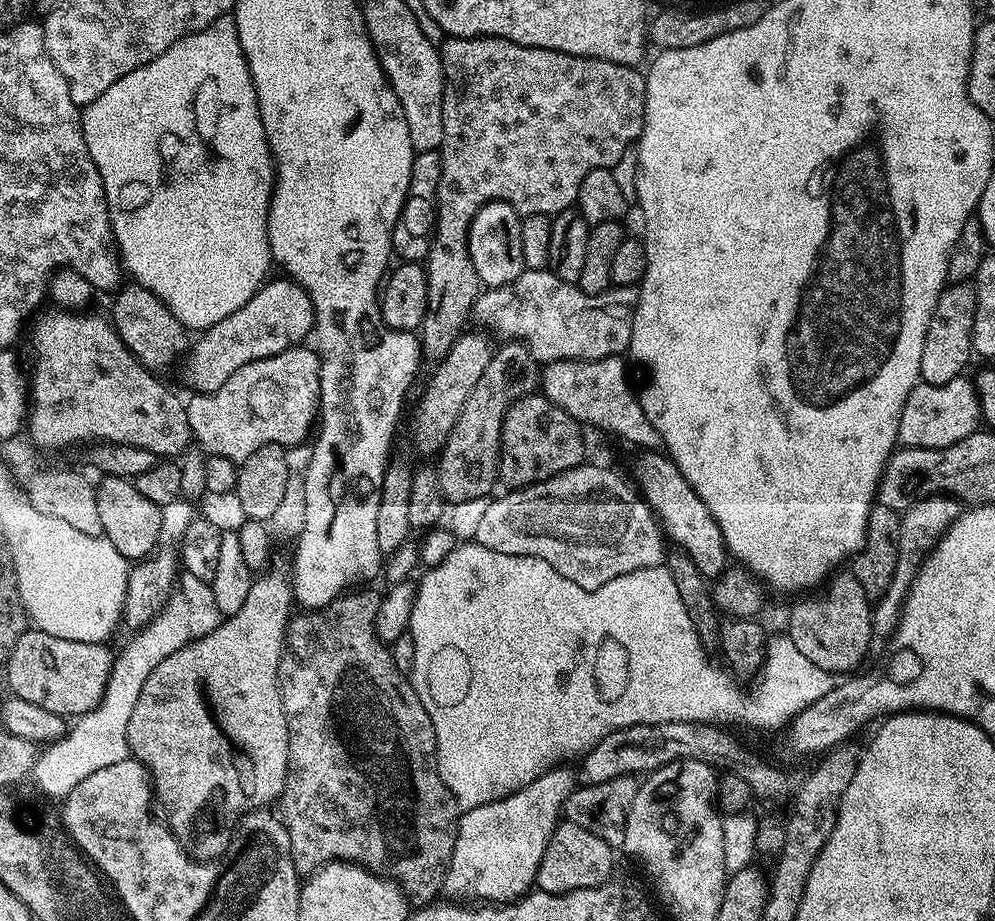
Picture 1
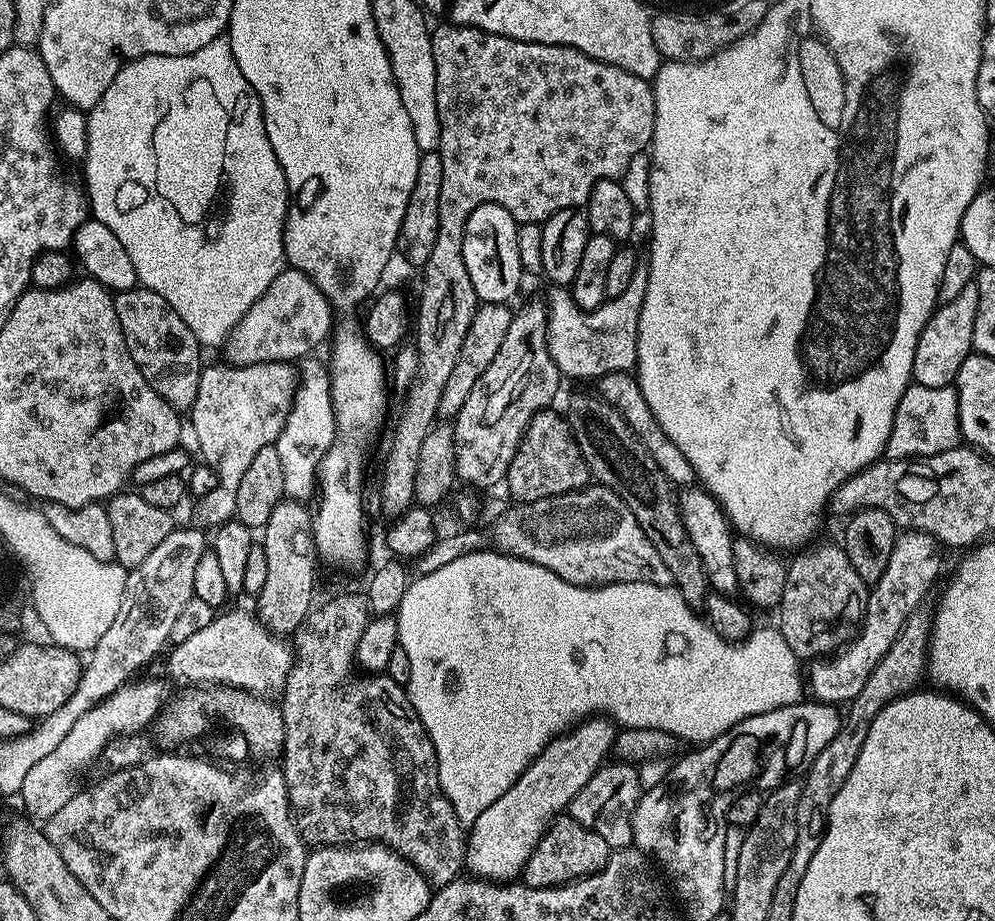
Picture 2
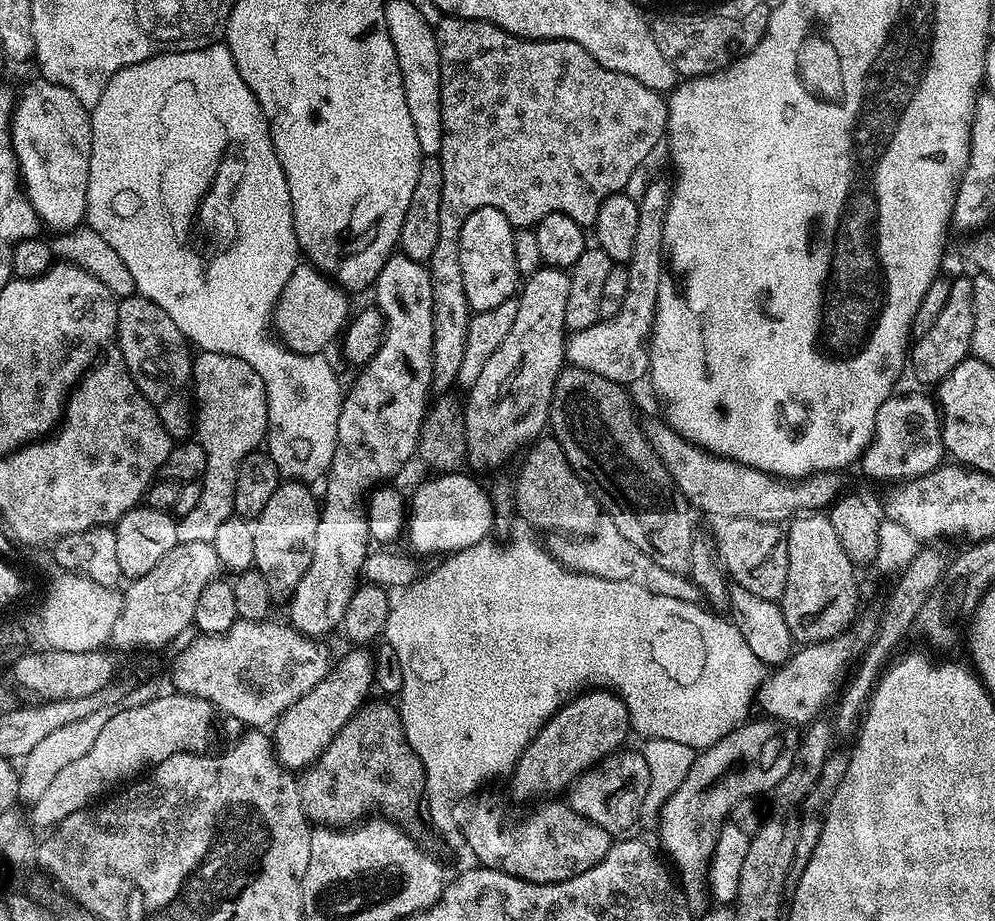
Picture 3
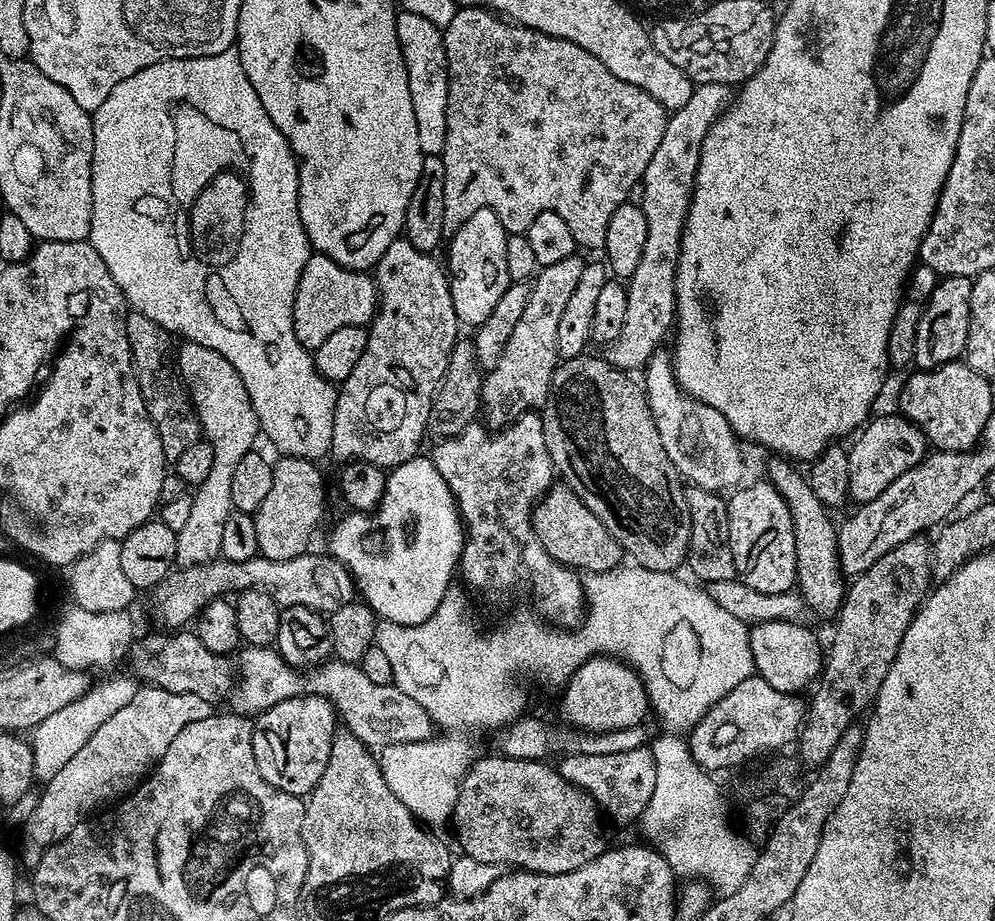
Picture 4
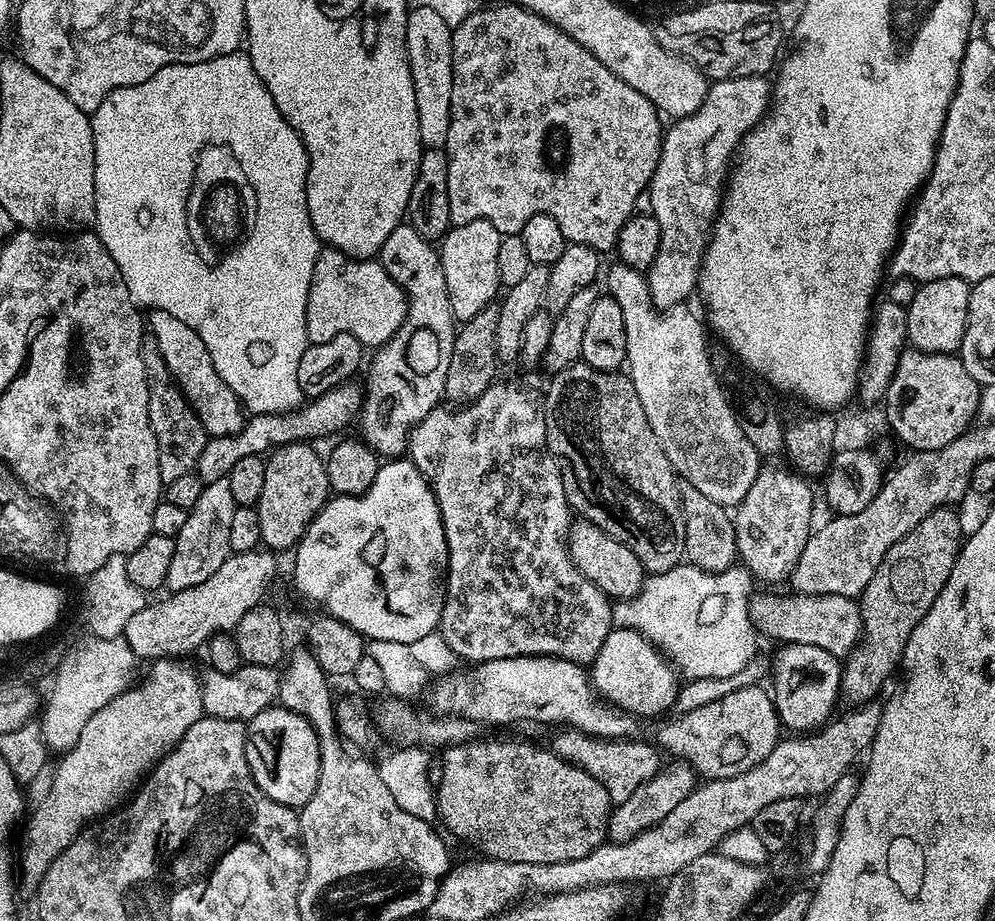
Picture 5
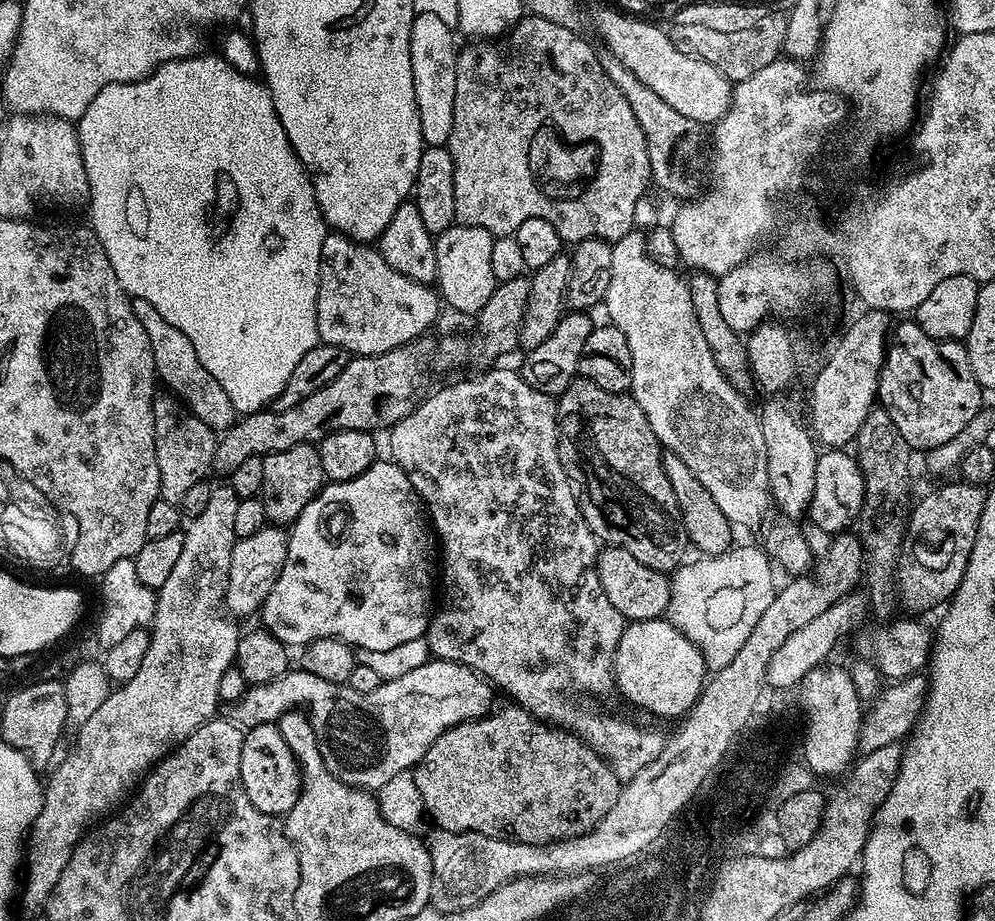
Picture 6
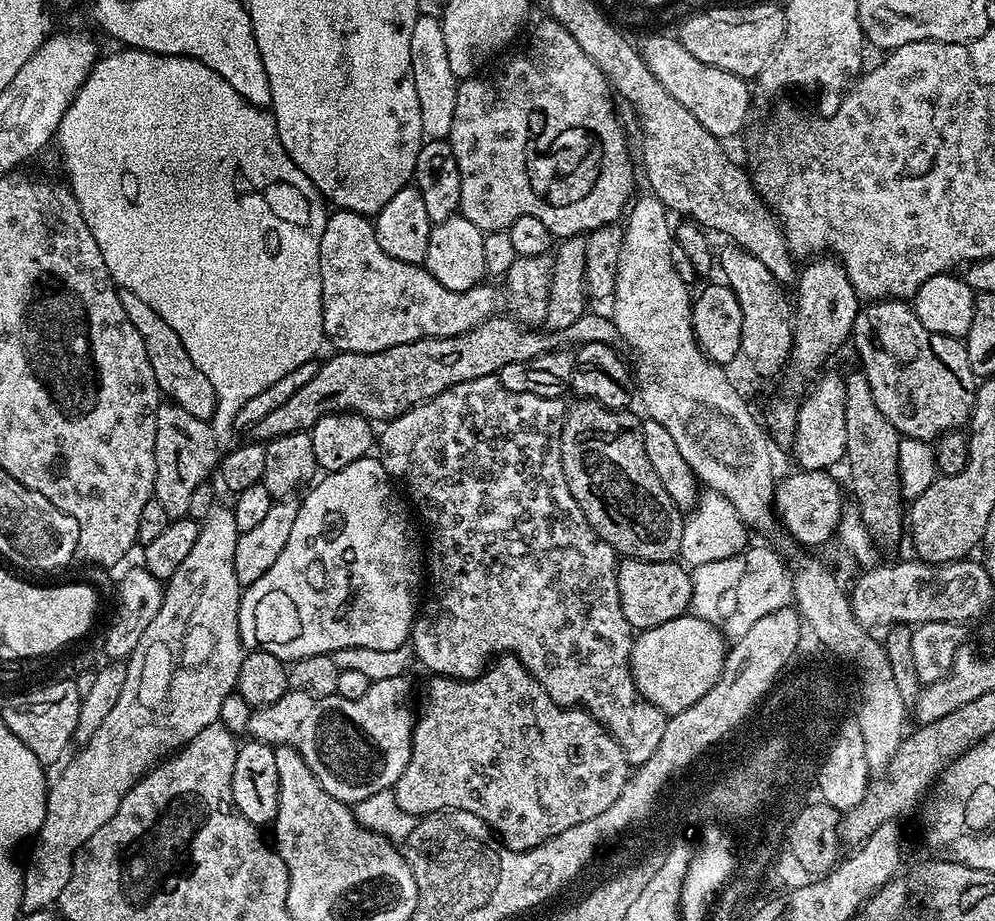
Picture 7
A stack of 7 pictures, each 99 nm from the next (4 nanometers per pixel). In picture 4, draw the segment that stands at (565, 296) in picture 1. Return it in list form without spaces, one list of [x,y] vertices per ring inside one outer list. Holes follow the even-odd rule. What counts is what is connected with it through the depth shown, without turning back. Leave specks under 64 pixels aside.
[[[695,85],[690,94],[690,102],[669,115],[666,134],[662,134],[662,142],[658,142],[658,150],[654,150],[650,166],[646,166],[646,174],[638,192],[638,203],[646,214],[646,246],[642,249],[638,270],[634,270],[627,285],[628,309],[622,334],[618,334],[616,341],[606,348],[606,358],[616,368],[643,369],[649,358],[663,345],[660,343],[663,342],[664,335],[673,331],[676,317],[676,263],[692,191],[696,185],[700,147],[710,126],[727,109],[729,103],[729,85]]]

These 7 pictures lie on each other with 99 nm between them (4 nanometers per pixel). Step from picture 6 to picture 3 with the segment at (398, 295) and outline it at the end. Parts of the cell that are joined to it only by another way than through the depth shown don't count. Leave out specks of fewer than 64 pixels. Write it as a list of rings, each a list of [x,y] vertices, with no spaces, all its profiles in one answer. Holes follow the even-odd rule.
[[[307,262],[297,264],[294,274],[286,282],[282,294],[272,314],[274,331],[280,343],[291,352],[314,356],[325,351],[324,347],[332,339],[343,333],[349,319],[349,293],[334,280],[329,280],[323,272]]]

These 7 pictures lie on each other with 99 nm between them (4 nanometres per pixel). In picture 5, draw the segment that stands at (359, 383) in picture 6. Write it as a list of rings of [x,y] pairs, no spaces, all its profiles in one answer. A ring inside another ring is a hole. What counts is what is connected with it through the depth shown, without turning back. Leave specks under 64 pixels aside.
[[[349,382],[340,384],[323,392],[321,396],[313,396],[300,405],[295,412],[261,412],[245,419],[242,430],[238,434],[225,436],[209,436],[206,446],[202,446],[202,454],[196,463],[196,475],[202,478],[204,484],[213,484],[219,480],[226,480],[230,470],[241,458],[264,456],[274,448],[281,448],[287,444],[303,444],[317,442],[323,436],[335,437],[348,423],[355,421],[360,415],[360,403],[364,401],[364,394],[359,383]]]

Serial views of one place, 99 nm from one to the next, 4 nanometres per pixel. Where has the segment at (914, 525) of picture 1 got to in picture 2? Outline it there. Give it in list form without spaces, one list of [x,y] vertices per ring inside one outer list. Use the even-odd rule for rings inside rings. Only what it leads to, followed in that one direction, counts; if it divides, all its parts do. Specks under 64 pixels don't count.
[[[908,530],[897,535],[896,545],[890,554],[890,562],[886,562],[886,570],[882,573],[882,578],[878,578],[876,584],[871,585],[868,590],[868,601],[864,611],[864,620],[860,623],[860,631],[844,645],[843,648],[831,653],[827,658],[817,658],[811,661],[809,670],[806,672],[806,688],[812,691],[811,699],[821,704],[831,704],[833,706],[847,705],[849,701],[855,699],[858,694],[862,694],[862,686],[866,686],[866,678],[874,674],[874,666],[886,658],[886,650],[894,646],[894,638],[902,634],[902,626],[906,626],[906,618],[914,614],[914,610],[925,603],[928,591],[932,588],[932,583],[940,576],[940,560],[936,557],[938,542],[930,534],[919,530]]]

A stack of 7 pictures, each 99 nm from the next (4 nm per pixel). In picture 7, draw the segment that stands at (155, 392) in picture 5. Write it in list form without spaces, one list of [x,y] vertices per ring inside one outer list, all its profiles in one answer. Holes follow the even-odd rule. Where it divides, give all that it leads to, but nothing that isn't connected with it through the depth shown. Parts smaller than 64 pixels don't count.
[[[161,402],[156,411],[156,477],[154,478],[154,499],[162,504],[169,518],[187,517],[190,510],[190,494],[194,494],[199,484],[205,483],[208,476],[217,471],[218,434],[211,423],[194,418],[182,406],[171,402]]]

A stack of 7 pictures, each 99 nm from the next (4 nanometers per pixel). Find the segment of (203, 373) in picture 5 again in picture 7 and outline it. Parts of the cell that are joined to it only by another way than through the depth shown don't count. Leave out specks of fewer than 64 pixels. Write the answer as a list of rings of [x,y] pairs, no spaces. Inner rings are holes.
[[[120,288],[119,293],[126,318],[134,322],[134,330],[138,330],[138,334],[142,334],[142,342],[146,342],[146,358],[150,358],[150,370],[154,370],[161,393],[171,403],[182,406],[182,410],[194,414],[194,418],[211,421],[216,409],[214,386],[210,386],[206,374],[202,374],[202,370],[190,362],[190,354],[186,354],[186,346],[182,346],[182,338],[178,338],[178,334],[174,334],[174,330],[170,330],[170,326],[166,326],[166,322],[158,318],[158,314],[154,314],[154,310],[150,310],[150,306],[138,298],[138,294],[130,294],[130,290],[125,288]]]

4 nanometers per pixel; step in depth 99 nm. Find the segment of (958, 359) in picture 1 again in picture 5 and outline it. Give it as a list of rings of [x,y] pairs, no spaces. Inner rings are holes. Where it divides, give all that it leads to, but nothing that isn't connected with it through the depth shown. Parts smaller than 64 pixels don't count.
[[[938,278],[937,280],[925,280],[920,288],[912,296],[912,301],[907,301],[908,310],[908,344],[917,348],[919,352],[930,354],[956,354],[962,346],[962,338],[966,334],[966,322],[968,321],[968,307],[970,306],[970,294],[972,284],[962,278]]]

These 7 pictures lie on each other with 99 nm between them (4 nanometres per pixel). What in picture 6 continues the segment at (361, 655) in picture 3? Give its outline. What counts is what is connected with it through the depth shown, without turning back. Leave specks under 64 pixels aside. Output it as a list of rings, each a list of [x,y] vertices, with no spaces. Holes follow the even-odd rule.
[[[275,723],[254,726],[244,732],[242,742],[242,786],[246,790],[246,798],[262,814],[280,818],[298,802],[300,793],[300,766],[296,753],[286,746],[286,738],[280,733]]]

